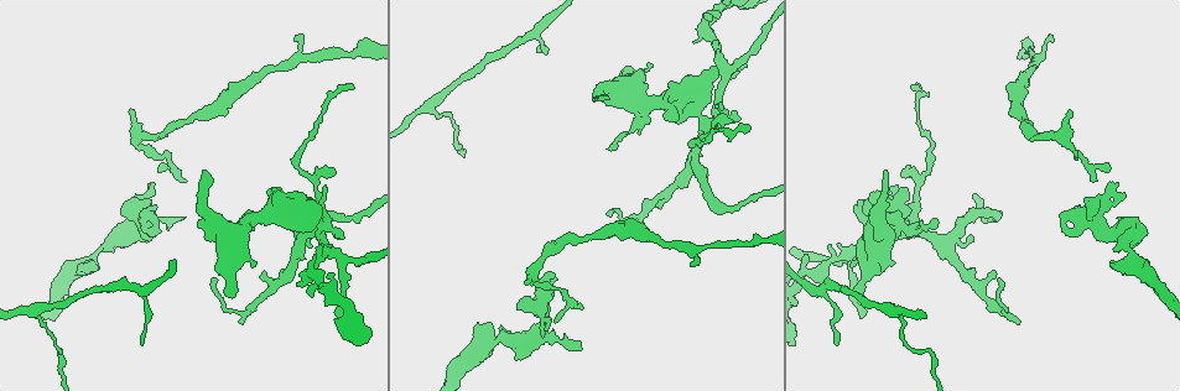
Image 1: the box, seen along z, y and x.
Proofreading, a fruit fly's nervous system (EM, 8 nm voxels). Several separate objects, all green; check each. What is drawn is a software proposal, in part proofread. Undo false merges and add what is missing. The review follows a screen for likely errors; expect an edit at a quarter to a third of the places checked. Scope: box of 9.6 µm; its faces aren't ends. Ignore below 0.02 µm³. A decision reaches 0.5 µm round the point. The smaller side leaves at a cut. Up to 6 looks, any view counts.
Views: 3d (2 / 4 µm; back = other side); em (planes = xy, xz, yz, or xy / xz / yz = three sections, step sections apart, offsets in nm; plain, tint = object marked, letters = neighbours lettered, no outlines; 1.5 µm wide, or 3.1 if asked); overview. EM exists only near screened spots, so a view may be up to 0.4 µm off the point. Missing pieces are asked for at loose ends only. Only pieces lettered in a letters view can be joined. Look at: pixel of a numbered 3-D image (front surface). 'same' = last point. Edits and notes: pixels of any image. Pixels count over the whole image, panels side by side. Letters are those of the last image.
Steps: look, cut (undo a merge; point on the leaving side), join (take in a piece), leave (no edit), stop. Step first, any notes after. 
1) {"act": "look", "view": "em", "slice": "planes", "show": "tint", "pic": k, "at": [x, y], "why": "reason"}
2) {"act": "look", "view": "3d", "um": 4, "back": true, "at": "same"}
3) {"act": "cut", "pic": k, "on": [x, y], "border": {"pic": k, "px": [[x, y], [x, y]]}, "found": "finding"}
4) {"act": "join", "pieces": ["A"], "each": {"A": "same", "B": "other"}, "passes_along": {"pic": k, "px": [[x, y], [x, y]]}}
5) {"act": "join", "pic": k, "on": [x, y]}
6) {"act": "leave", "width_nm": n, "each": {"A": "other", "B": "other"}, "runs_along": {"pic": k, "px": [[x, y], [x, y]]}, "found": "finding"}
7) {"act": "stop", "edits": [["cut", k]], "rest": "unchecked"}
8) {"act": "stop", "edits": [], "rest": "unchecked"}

{"act": "look", "view": "em", "slice": "planes", "show": "letters", "pic": 1, "at": [1054, 38], "why": "thin end"}

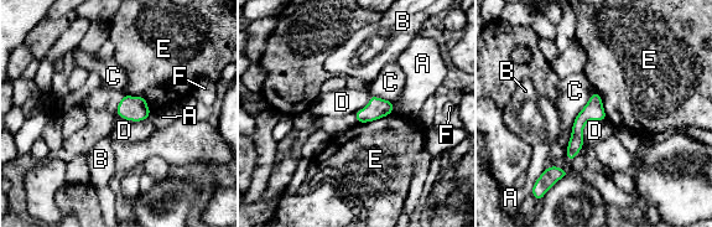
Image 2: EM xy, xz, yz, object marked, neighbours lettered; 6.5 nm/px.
{"act": "leave", "longest_contact_nm": ["C", 440], "each": {"A": "other", "B": "other", "C": "other", "D": "other", "E": "other", "F": "other"}, "found": "no lettered piece goes on from it"}

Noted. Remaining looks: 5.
{"act": "look", "view": "3d", "um": 2, "pic": 1, "at": [152, 237]}

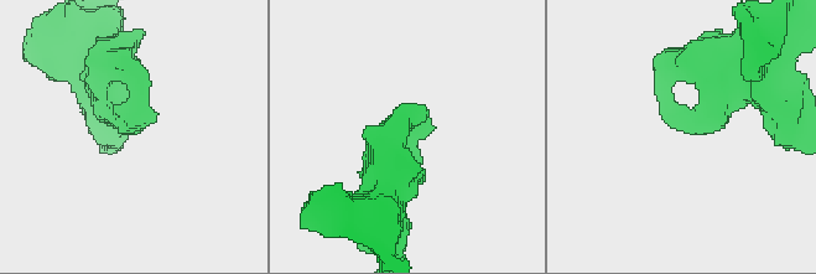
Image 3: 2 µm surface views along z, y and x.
{"act": "look", "view": "em", "slice": "planes", "show": "tint", "pic": 3, "at": [118, 131], "why": "shape alone is not enough"}

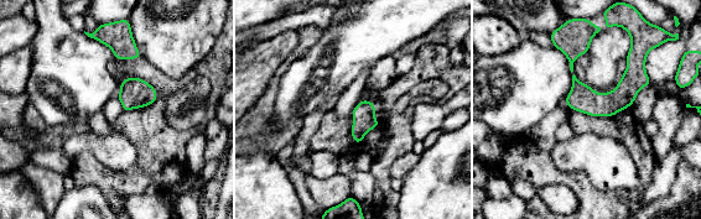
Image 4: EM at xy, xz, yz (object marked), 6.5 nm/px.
{"act": "look", "view": "em", "slice": "planes", "show": "letters", "at": "same"}

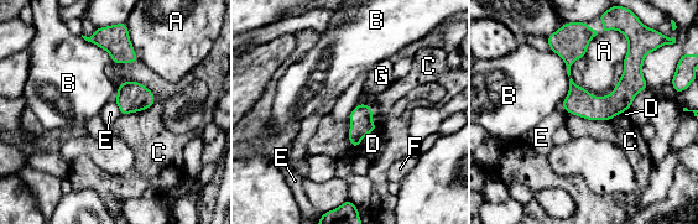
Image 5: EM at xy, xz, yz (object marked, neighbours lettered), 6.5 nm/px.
{"act": "leave", "each": {"A": "other", "B": "other", "C": "other", "D": "other", "E": "other", "F": "other", "G": "other"}, "border": {"pic": 5, "px": [[113, 99], [121, 114]]}, "found": "none of them fits"}

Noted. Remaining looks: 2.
{"act": "look", "view": "3d", "um": 4, "pic": 1, "at": [1000, 279], "why": "tapers out"}

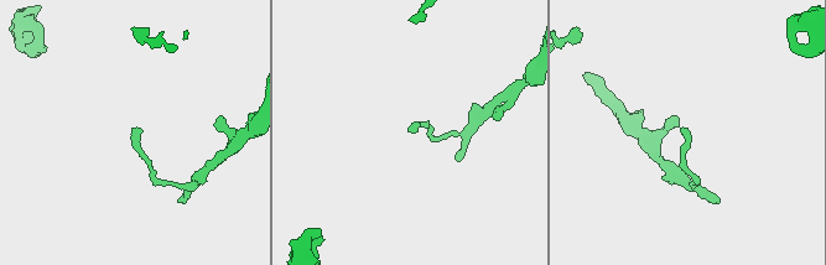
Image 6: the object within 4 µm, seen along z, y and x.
{"act": "look", "view": "em", "slice": "planes", "show": "letters", "pic": 6, "at": [417, 121]}

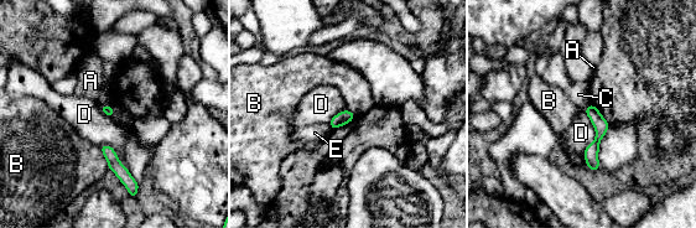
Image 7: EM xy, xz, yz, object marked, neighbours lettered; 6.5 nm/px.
{"act": "leave", "each": {"A": "other", "B": "other", "C": "other", "D": "other", "E": "other"}, "runs_along": {"pic": 7, "px": [[591, 108], [598, 122], [596, 166]]}, "found": "none of them fits"}

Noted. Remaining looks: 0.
{"act": "stop", "edits": [], "rest": "unchecked"}

